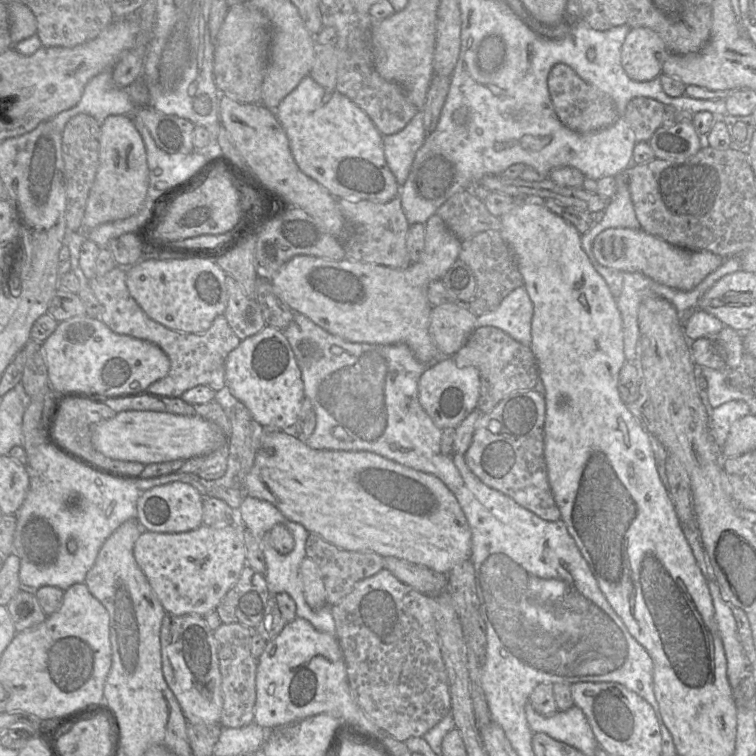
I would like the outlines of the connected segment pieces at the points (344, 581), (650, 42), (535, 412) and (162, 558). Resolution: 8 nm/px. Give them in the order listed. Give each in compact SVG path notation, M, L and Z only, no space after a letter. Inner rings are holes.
M309 533L305 544L306 557L313 560L326 590L327 604L339 603L361 580L371 577L384 568L384 558L371 551L348 551L324 540L319 534Z
M646 27L628 32L621 48L621 64L628 77L646 82L662 74L668 50L657 33Z
M536 390L515 391L503 398L489 413L481 414L464 460L471 472L485 485L513 499L517 504L546 521L561 518L548 480L544 457L546 403ZM491 420L501 424L499 433L488 430Z
M200 525L181 533L143 530L133 547L136 563L148 579L165 612L203 616L215 610L246 565L244 525Z

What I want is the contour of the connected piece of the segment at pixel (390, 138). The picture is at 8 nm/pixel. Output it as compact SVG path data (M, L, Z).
M421 111L400 132L383 135L385 160L400 187L407 179L415 154L426 135Z

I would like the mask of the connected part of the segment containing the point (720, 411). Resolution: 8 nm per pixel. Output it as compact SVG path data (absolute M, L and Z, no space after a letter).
M732 400L714 408L710 415L712 440L723 448L733 423L749 414L751 414L750 407L742 400Z

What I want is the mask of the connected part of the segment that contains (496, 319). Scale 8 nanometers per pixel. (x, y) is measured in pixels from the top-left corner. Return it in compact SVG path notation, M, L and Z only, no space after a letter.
M523 285L509 293L495 310L478 316L475 324L476 328L498 328L522 345L530 347L532 317L533 303Z

